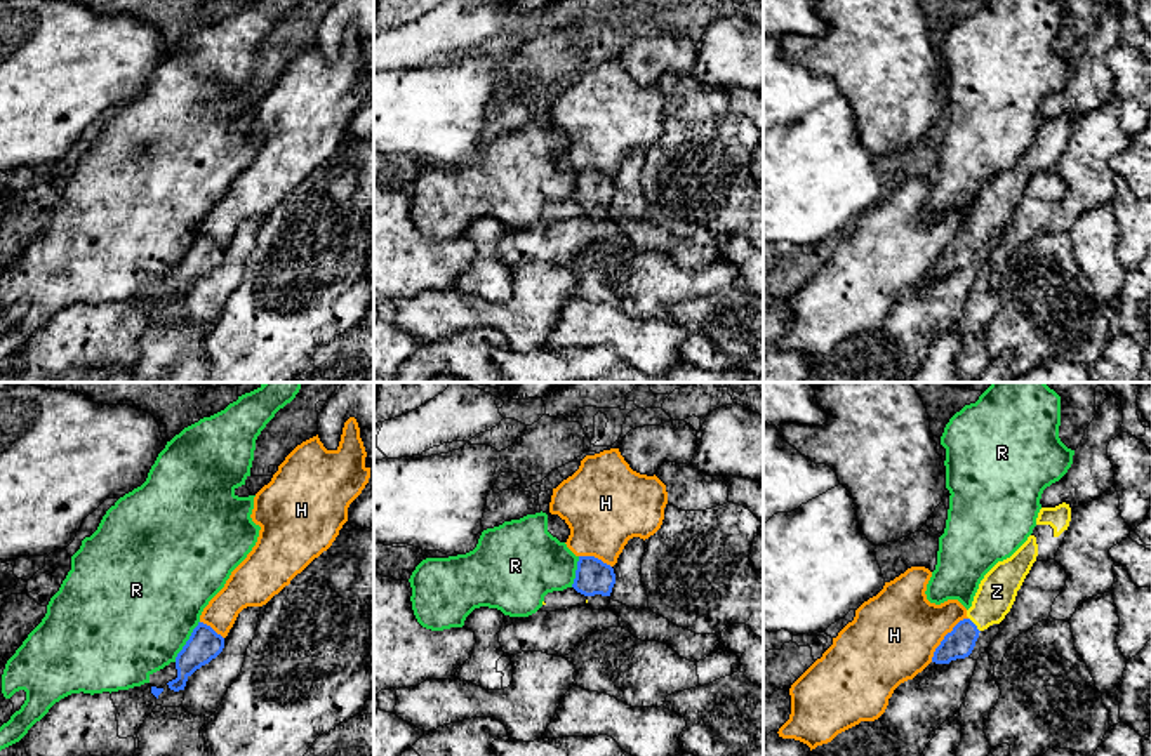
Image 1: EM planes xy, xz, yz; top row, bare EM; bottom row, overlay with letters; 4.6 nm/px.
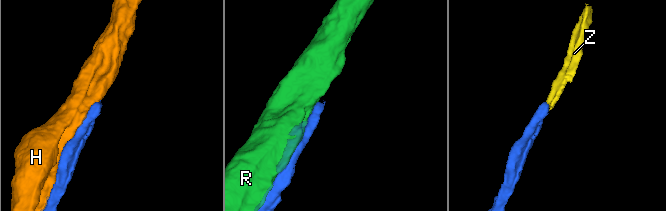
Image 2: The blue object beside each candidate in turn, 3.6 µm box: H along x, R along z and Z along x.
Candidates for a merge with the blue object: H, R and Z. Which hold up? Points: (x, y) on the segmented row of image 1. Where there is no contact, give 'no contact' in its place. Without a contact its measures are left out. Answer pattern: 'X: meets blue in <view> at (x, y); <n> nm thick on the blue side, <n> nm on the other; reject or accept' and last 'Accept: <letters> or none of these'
H: meets blue in yz at (944, 638); 140 nm thick on the blue side, 400 nm on the other; reject
R: meets blue in xy at (186, 642); 150 nm thick on the blue side, 500 nm on the other; reject
Z: meets blue in yz at (974, 624); 140 nm thick on the blue side, 180 nm on the other; accept
Accept: Z

